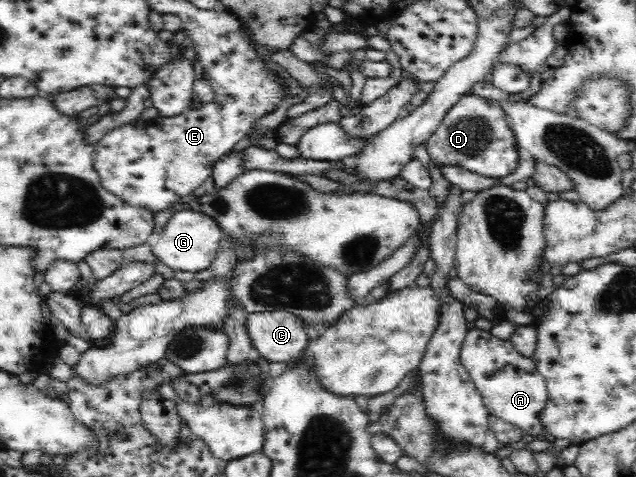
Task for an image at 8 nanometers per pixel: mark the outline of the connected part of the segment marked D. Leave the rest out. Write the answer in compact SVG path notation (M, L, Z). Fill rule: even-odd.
M473 93L462 95L448 109L442 124L427 140L426 149L434 164L461 166L486 178L502 178L517 166L513 135L501 103L487 101Z

